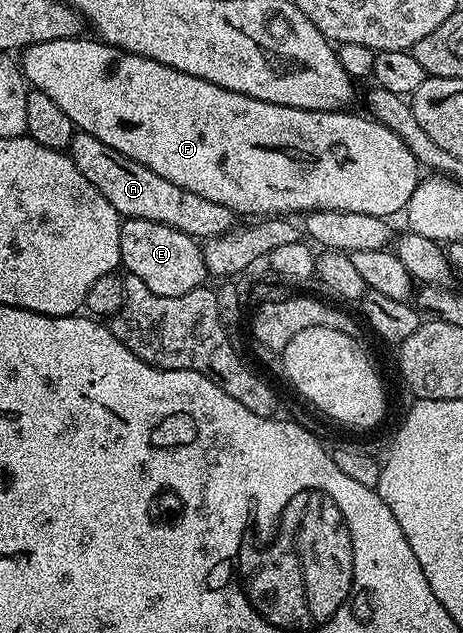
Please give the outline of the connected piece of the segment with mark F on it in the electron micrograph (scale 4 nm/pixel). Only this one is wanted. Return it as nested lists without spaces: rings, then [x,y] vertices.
[[[78,37],[75,39],[60,39],[59,41],[43,41],[39,45],[31,45],[24,48],[20,52],[19,62],[21,70],[24,71],[28,86],[35,91],[47,93],[47,97],[51,97],[51,101],[55,101],[55,105],[59,105],[59,109],[63,109],[63,113],[67,113],[67,117],[71,117],[74,128],[77,131],[86,131],[91,133],[91,137],[99,137],[99,141],[103,141],[103,145],[111,145],[111,149],[119,149],[119,153],[123,153],[127,157],[131,157],[135,161],[139,161],[139,165],[147,165],[147,169],[151,169],[151,173],[159,173],[159,177],[167,177],[167,181],[175,181],[175,185],[179,185],[179,189],[191,189],[191,193],[199,193],[199,197],[207,197],[207,201],[215,201],[219,205],[227,205],[227,209],[231,209],[238,216],[241,215],[257,215],[253,217],[269,217],[276,213],[278,216],[292,216],[292,211],[301,211],[300,213],[308,213],[311,211],[346,211],[347,213],[367,213],[368,215],[379,215],[382,217],[390,217],[396,211],[404,212],[411,201],[411,193],[415,193],[419,182],[419,164],[417,159],[411,153],[411,149],[407,149],[407,145],[403,145],[403,141],[399,141],[399,137],[391,130],[387,129],[387,125],[377,122],[376,119],[368,114],[360,113],[361,115],[352,115],[352,110],[344,111],[304,111],[303,109],[295,109],[287,105],[275,105],[267,101],[259,101],[255,97],[247,97],[243,93],[235,93],[231,89],[223,89],[219,85],[211,85],[211,81],[203,81],[199,77],[191,77],[187,73],[183,73],[179,69],[171,69],[162,63],[151,61],[142,55],[130,55],[128,51],[113,47],[109,43],[101,42],[100,38],[92,37],[93,39],[85,39],[86,37]]]

